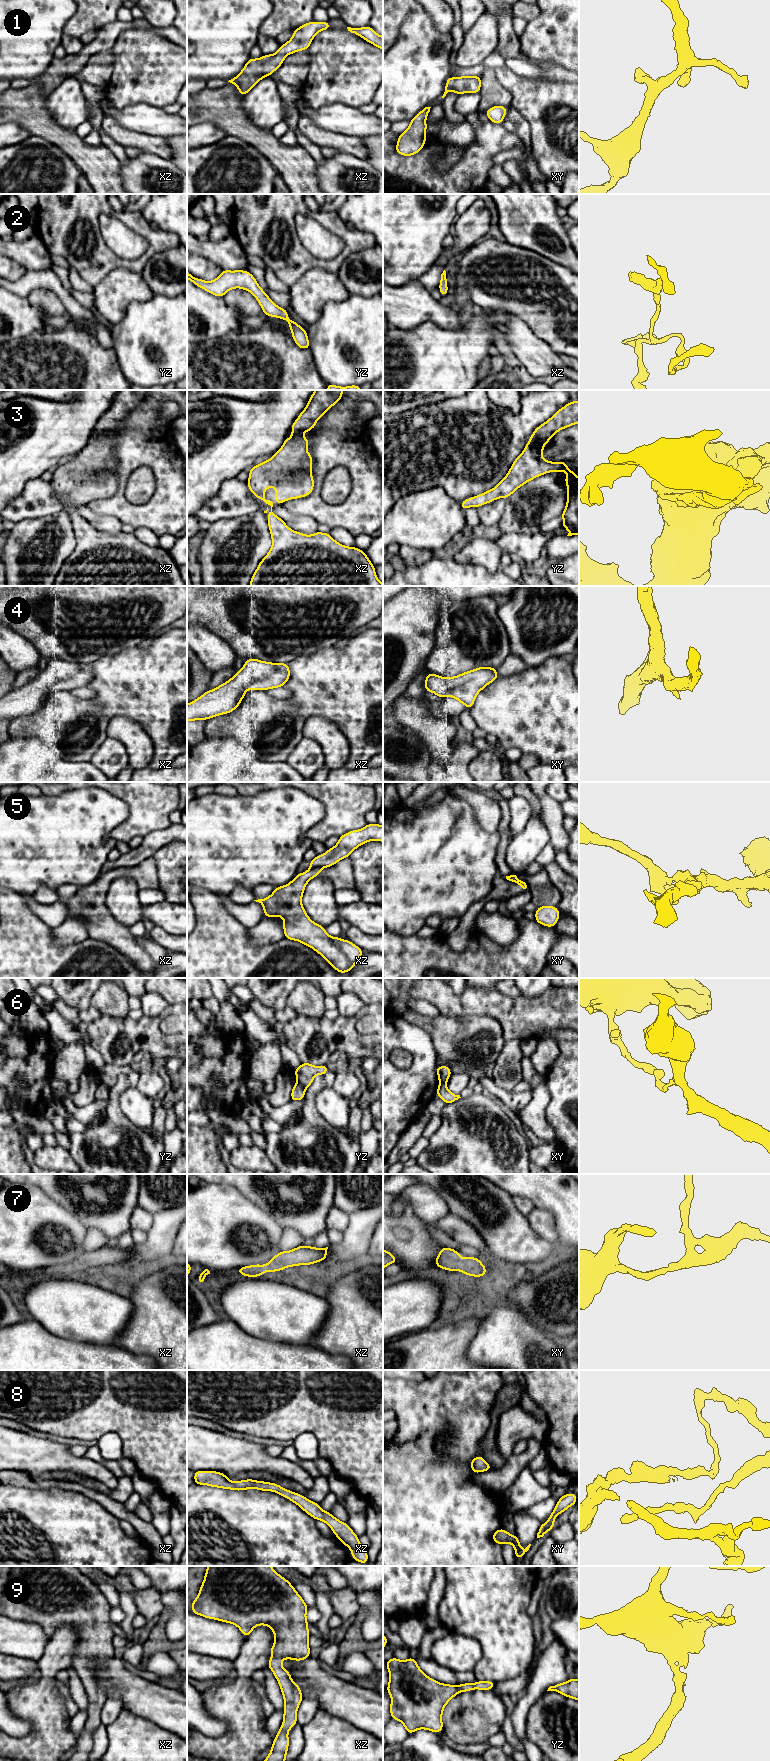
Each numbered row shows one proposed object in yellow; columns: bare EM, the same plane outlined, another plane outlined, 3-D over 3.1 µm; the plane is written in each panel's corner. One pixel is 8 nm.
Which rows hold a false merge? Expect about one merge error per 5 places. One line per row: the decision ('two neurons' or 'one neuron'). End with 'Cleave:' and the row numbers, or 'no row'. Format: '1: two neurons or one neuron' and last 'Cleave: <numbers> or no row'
1: one neuron
2: one neuron
3: one neuron
4: one neuron
5: two neurons
6: two neurons
7: one neuron
8: one neuron
9: one neuron
Cleave: 5, 6

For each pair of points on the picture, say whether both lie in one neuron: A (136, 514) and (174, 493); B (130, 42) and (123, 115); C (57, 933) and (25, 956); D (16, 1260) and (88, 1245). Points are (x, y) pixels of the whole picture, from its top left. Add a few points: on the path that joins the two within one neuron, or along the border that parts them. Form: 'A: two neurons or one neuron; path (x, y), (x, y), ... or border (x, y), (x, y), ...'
A: one neuron; path (145, 514), (153, 514), (165, 502)
B: two neurons; border (106, 98), (118, 108), (137, 103), (147, 104)
C: two neurons; border (51, 929), (51, 935), (57, 944), (75, 942)
D: two neurons; border (88, 1230), (83, 1241), (84, 1251)

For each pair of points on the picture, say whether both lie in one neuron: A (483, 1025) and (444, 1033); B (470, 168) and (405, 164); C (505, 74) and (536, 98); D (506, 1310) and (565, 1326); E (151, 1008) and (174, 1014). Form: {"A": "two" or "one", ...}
{"A": "one", "B": "one", "C": "one", "D": "two", "E": "two"}

